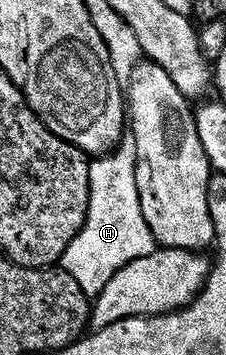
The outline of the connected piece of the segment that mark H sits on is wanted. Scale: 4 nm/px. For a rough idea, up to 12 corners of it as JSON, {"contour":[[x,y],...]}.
{"contour":[[134,142],[95,156],[86,218],[62,252],[83,293],[156,248],[141,208]]}

